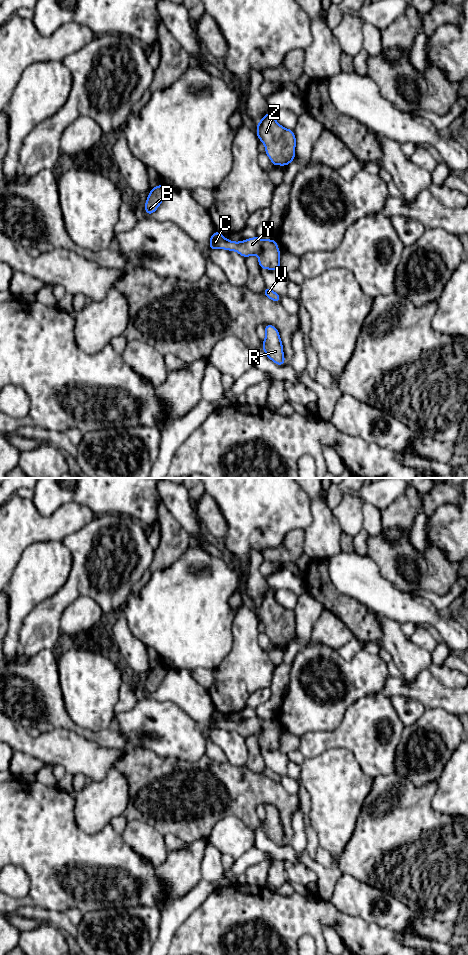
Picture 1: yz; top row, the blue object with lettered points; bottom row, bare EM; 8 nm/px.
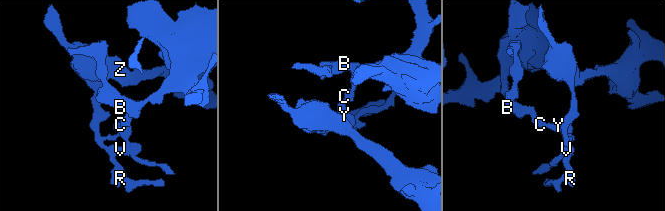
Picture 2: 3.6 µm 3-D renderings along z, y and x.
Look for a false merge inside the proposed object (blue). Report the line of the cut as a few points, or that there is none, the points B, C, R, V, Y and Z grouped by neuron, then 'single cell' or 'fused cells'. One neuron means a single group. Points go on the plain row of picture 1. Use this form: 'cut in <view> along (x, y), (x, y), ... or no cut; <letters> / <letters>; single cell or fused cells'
no cut; B C R V Y Z; single cell

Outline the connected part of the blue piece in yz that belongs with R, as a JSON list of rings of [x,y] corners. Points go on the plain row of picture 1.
[[[267,804],[264,807],[266,811],[265,820],[262,822],[264,833],[278,846],[282,846],[286,841],[279,812],[273,805]]]

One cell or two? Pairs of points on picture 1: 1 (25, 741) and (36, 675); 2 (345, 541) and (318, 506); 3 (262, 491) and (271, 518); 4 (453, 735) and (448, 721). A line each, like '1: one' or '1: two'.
1: two
2: two
3: one
4: one

